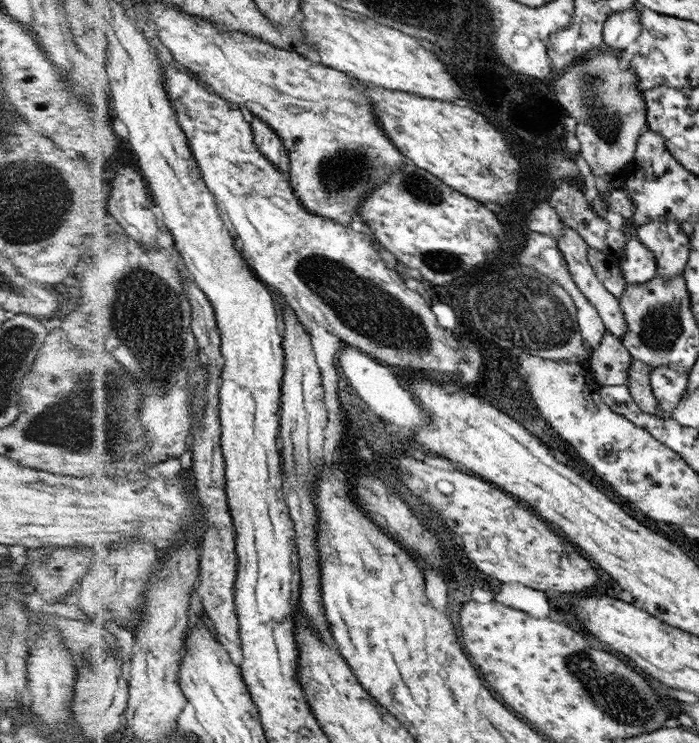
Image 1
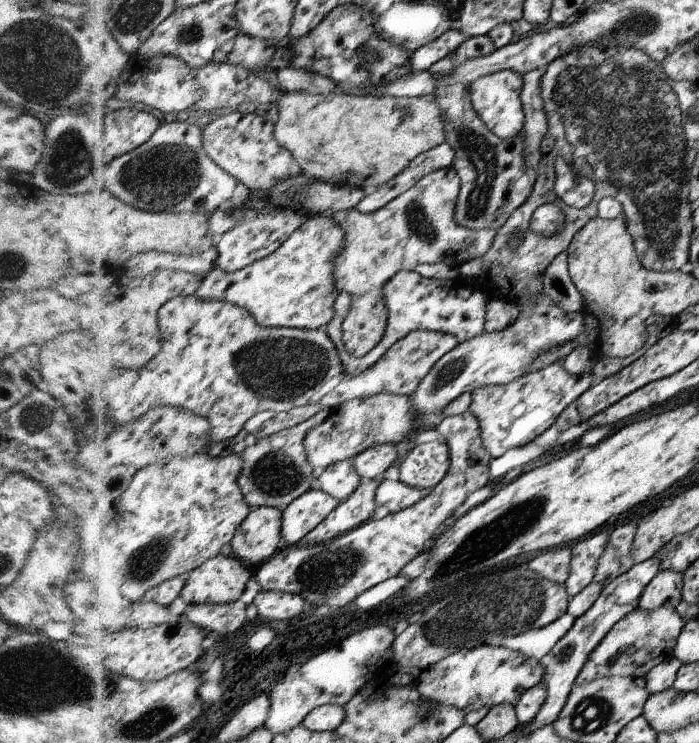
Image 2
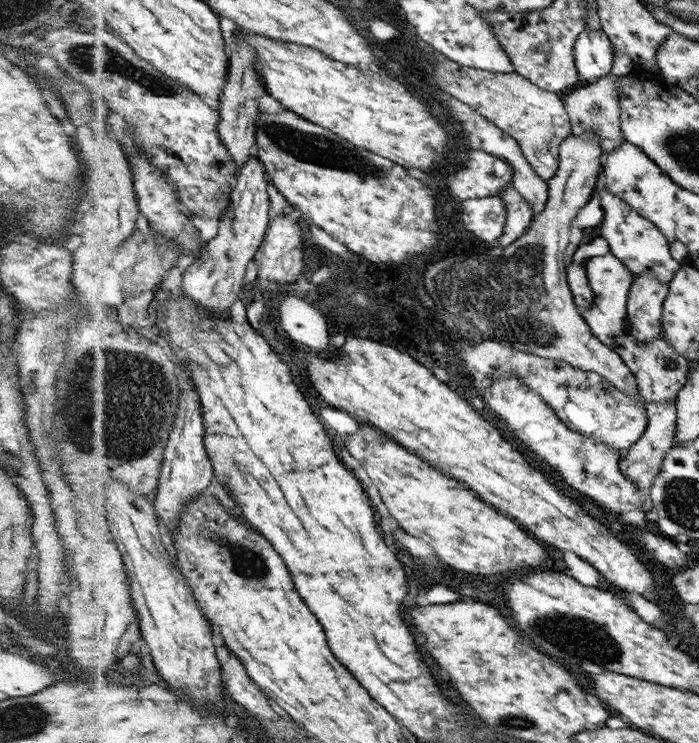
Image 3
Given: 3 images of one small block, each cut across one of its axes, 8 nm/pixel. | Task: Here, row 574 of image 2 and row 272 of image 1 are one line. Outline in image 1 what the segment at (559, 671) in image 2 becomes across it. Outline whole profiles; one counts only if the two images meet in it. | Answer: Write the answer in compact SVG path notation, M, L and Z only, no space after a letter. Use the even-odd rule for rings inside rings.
M636 235L629 237L621 257L617 259L617 265L627 284L648 282L657 274L656 257L653 251L644 246Z

